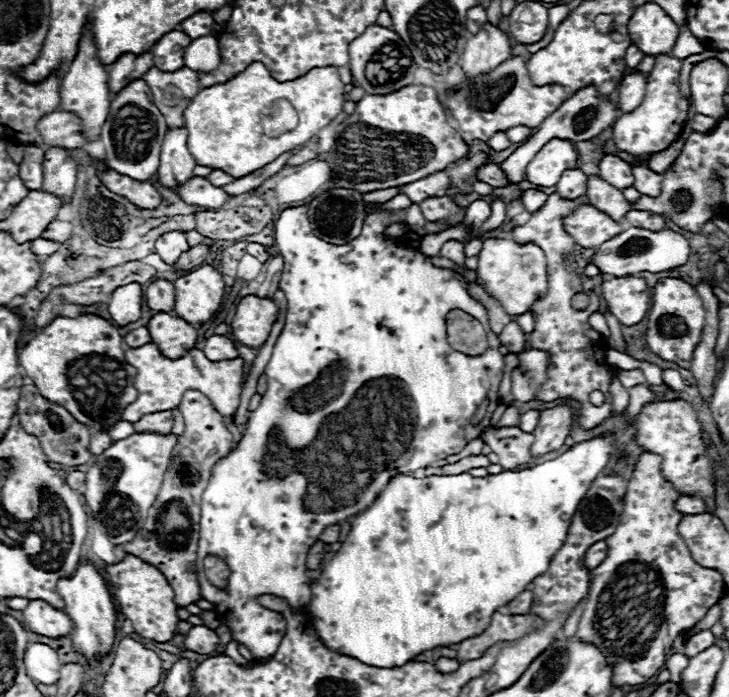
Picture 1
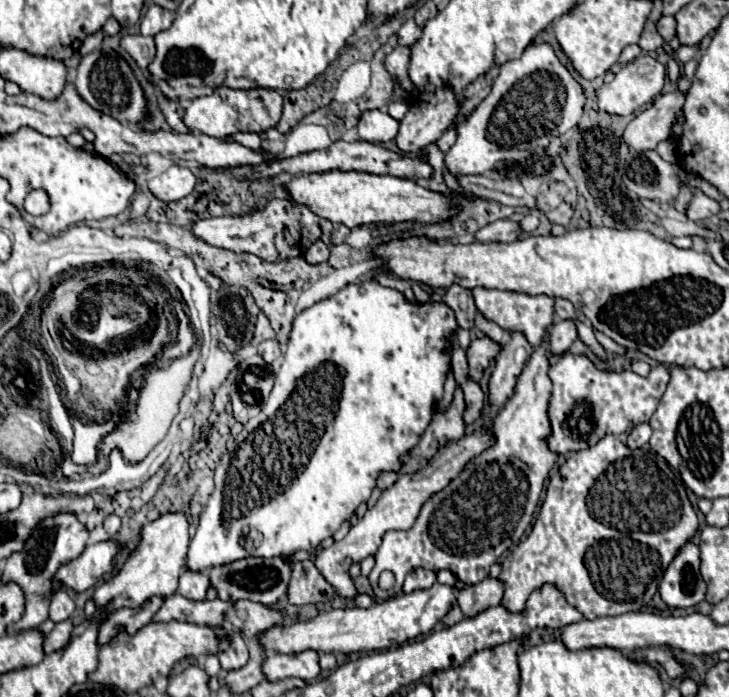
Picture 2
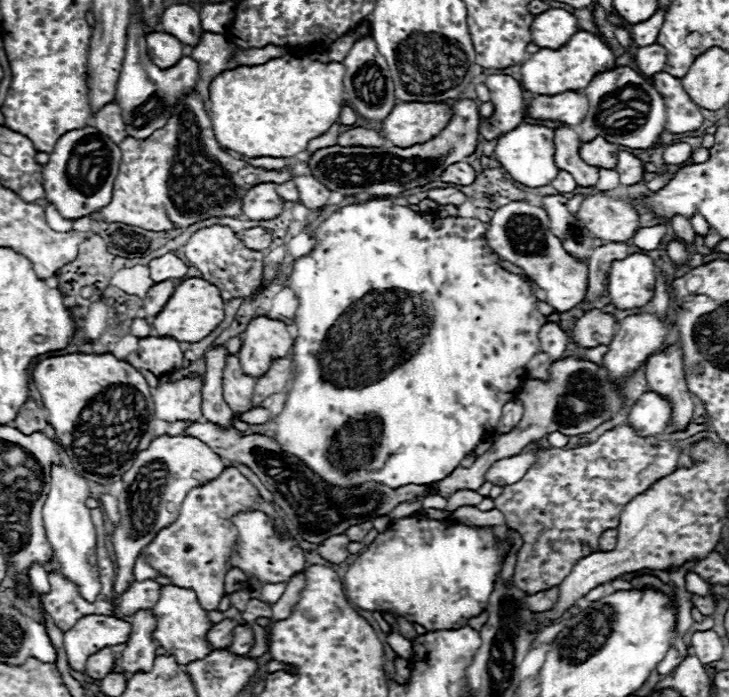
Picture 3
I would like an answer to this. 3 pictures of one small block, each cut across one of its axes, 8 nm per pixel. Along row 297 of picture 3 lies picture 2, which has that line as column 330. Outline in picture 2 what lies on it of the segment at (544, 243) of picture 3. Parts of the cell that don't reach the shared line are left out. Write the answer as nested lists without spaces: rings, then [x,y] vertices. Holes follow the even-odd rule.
[[[482,432],[482,434],[472,434],[472,436],[464,436],[462,440],[456,442],[448,442],[444,448],[440,448],[440,452],[432,458],[432,462],[422,468],[420,472],[414,474],[400,474],[400,478],[382,492],[382,496],[378,498],[378,502],[368,508],[368,512],[358,518],[358,522],[350,528],[350,532],[340,540],[334,542],[330,548],[322,548],[320,552],[316,552],[314,556],[314,564],[320,570],[320,574],[336,588],[338,596],[350,600],[352,604],[356,604],[358,608],[368,608],[372,604],[372,598],[368,594],[362,594],[356,590],[354,582],[348,578],[348,570],[350,564],[364,560],[366,556],[374,554],[378,550],[378,546],[382,544],[382,536],[388,530],[408,530],[412,528],[412,524],[418,518],[418,512],[422,508],[422,504],[434,494],[440,492],[452,478],[458,476],[458,472],[466,466],[468,460],[472,460],[474,456],[478,456],[482,450],[486,450],[492,444],[492,436],[490,432]]]

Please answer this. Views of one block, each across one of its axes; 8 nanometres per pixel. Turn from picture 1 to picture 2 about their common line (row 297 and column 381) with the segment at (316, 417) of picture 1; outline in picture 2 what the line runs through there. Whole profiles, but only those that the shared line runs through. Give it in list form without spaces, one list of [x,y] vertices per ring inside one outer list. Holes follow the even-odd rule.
[[[364,280],[362,284],[348,284],[340,292],[336,292],[334,296],[330,296],[330,298],[314,304],[312,308],[306,308],[304,312],[300,312],[294,320],[288,348],[286,348],[286,354],[282,358],[280,372],[276,374],[276,384],[274,384],[274,390],[268,398],[266,408],[262,408],[262,412],[256,418],[252,418],[244,426],[240,436],[236,438],[238,446],[230,456],[230,464],[228,464],[226,474],[214,470],[216,490],[212,492],[206,508],[200,514],[200,524],[198,524],[196,536],[192,538],[190,548],[188,548],[186,568],[192,572],[202,572],[206,568],[212,568],[218,564],[230,564],[234,560],[242,560],[248,556],[262,556],[262,558],[282,556],[282,558],[288,558],[296,550],[310,552],[322,540],[330,538],[340,528],[340,524],[344,520],[348,520],[354,514],[354,510],[370,498],[370,492],[376,486],[378,474],[382,470],[394,470],[396,472],[400,468],[398,458],[402,454],[406,454],[412,446],[418,444],[420,434],[430,424],[436,402],[442,398],[442,392],[444,392],[444,380],[446,380],[446,372],[450,368],[450,346],[454,342],[454,330],[456,330],[454,312],[444,302],[440,302],[440,304],[430,304],[430,302],[410,304],[398,290],[380,286],[376,280]],[[288,404],[292,404],[292,406],[288,406]],[[324,416],[328,416],[326,424],[324,424]],[[244,544],[252,544],[252,552],[248,552],[244,548]]]

